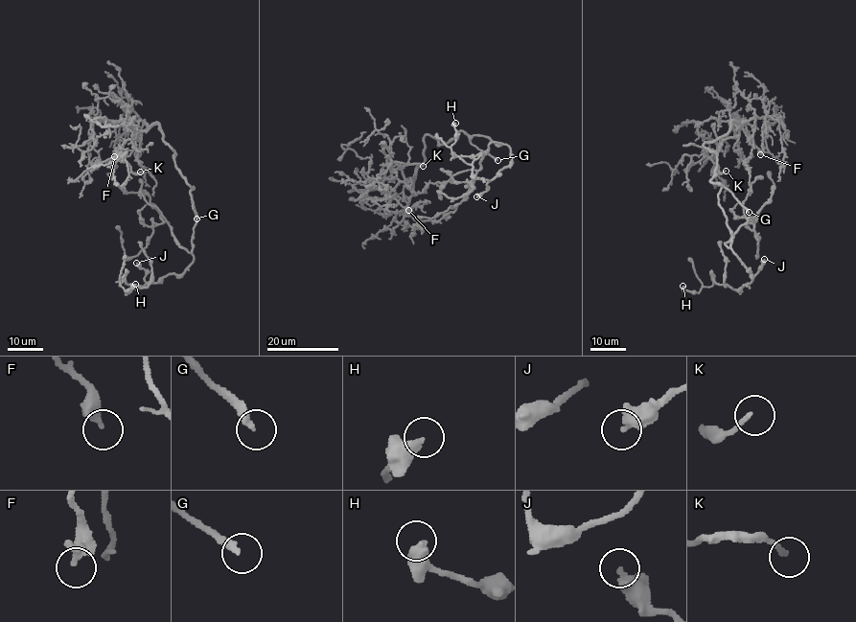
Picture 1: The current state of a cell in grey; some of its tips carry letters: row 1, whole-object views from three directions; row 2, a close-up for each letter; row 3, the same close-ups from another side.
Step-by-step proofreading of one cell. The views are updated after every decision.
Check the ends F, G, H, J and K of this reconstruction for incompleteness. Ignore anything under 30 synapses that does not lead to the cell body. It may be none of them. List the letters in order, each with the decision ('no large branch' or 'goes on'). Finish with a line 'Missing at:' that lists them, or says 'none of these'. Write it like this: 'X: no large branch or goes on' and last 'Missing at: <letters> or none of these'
F: no large branch
G: goes on
H: no large branch
J: no large branch
K: no large branch
Missing at: G

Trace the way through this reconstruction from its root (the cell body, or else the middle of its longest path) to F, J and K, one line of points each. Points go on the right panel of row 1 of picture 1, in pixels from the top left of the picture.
F: (716, 166), (716, 155), (704, 145), (723, 136), (732, 121), (737, 123), (737, 128), (743, 122), (760, 154)
J: (716, 166), (710, 180), (722, 187), (719, 204), (732, 237), (731, 251), (749, 269), (751, 279), (764, 259)
K: (716, 166), (716, 155), (704, 145), (736, 122), (738, 134), (720, 140), (710, 158), (720, 172), (726, 171)

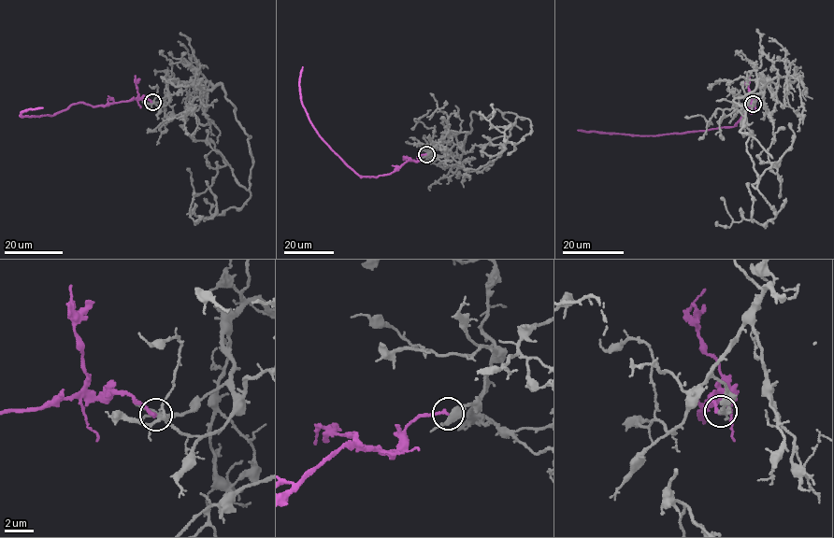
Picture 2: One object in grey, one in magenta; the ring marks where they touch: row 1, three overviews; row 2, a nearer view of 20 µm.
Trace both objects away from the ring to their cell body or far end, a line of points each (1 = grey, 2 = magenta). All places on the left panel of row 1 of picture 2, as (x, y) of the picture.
1: (152, 102), (172, 78), (222, 84), (250, 137), (251, 195), (241, 207), (197, 220), (216, 206), (205, 181)
2: (152, 102), (140, 98), (95, 106), (80, 103), (72, 104), (54, 115), (20, 116), (21, 112), (42, 107)

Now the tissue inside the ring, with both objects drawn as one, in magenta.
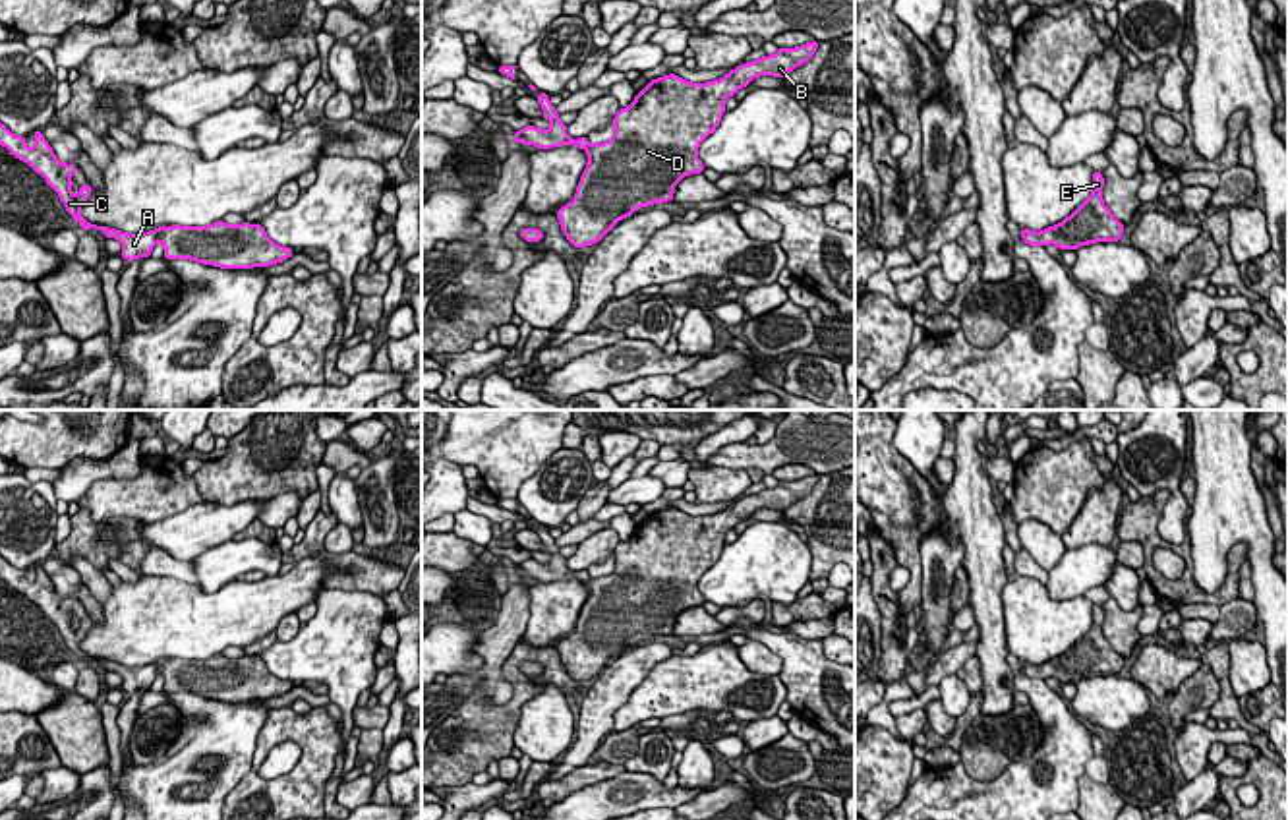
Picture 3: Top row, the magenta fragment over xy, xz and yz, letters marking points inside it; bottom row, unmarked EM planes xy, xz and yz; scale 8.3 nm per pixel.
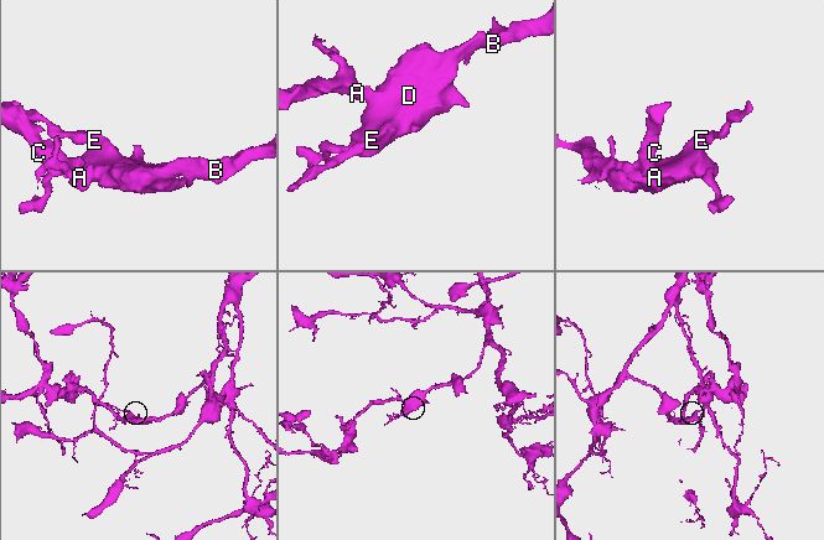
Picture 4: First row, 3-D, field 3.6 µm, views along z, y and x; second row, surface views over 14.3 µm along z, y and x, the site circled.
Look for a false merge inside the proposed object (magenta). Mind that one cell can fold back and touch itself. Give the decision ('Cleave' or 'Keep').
Cleave

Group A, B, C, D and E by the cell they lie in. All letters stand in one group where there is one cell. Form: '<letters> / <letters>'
A C / B D E

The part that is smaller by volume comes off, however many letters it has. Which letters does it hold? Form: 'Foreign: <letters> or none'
Foreign: A, C

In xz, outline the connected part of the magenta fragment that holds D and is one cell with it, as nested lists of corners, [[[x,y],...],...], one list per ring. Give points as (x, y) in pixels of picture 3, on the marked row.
[[[820,41],[797,48],[779,48],[772,56],[762,56],[737,66],[719,79],[690,83],[675,73],[650,79],[636,93],[630,106],[619,108],[613,116],[613,137],[586,149],[588,164],[576,186],[574,199],[557,209],[563,234],[574,248],[600,242],[611,226],[630,217],[640,207],[667,203],[673,199],[675,186],[688,174],[702,174],[706,168],[696,151],[700,143],[716,132],[725,112],[725,101],[746,87],[758,75],[783,79],[797,66],[810,62]]]

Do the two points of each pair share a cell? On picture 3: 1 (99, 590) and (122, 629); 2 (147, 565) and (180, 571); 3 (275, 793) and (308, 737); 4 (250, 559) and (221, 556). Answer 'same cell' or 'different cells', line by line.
1: different cells
2: same cell
3: same cell
4: same cell

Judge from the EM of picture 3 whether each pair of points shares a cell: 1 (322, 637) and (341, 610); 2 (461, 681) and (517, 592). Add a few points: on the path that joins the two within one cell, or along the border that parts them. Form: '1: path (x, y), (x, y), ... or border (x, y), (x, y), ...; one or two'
1: path (327, 631), (341, 615); one
2: path (486, 670), (513, 617); one

